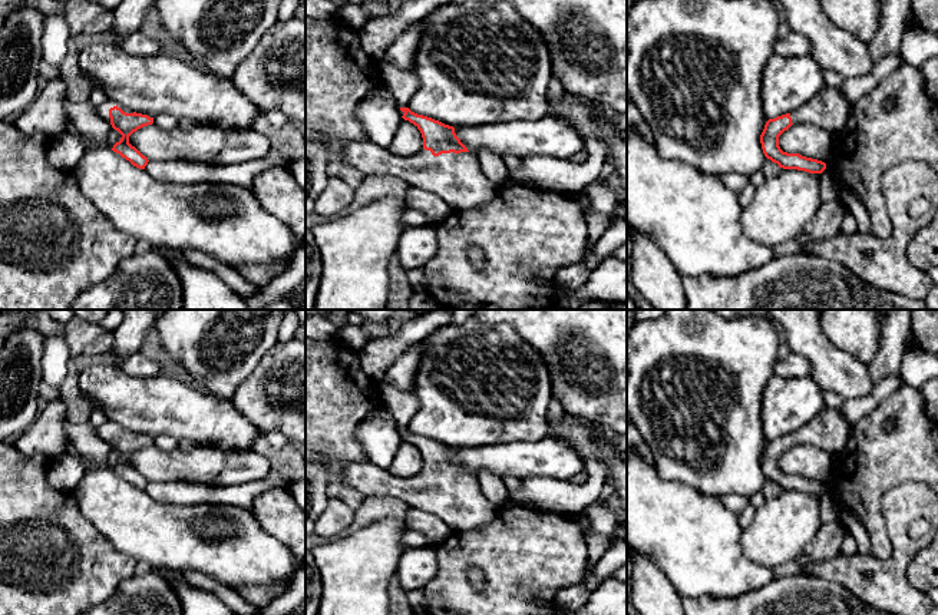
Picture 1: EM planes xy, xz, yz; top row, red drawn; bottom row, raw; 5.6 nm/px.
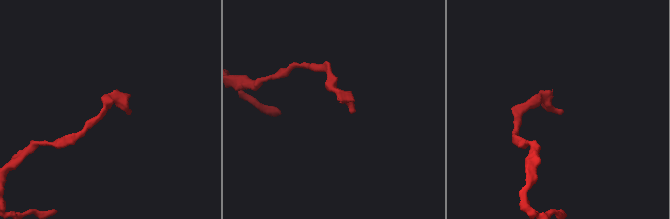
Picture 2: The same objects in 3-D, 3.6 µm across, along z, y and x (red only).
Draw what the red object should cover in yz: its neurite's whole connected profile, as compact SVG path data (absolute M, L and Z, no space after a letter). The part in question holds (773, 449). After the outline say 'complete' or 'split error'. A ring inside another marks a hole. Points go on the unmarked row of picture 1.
M839 407L823 410L792 434L769 440L760 456L763 475L767 480L783 490L797 490L809 495L822 495L826 485L818 480L806 479L799 475L783 473L779 467L779 457L792 446L812 444L823 449L830 456L838 454L849 437L849 423L842 416Z | split error

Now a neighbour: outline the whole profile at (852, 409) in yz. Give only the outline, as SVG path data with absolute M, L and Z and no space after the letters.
M891 376L873 386L872 391L861 399L843 399L839 410L849 426L868 416L885 397L904 386L901 376Z

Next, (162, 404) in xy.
M98 363L80 370L77 386L80 394L93 407L100 407L108 420L151 439L168 434L179 443L191 440L196 446L237 452L251 450L260 434L260 430L235 409L231 399L205 394L168 374L142 378L122 371L116 364Z

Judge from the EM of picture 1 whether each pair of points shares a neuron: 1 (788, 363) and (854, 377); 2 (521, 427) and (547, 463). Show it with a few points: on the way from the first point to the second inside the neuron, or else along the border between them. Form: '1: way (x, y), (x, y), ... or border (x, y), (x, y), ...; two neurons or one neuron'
1: border (792, 351), (809, 363), (811, 376); two neurons
2: border (550, 435), (535, 440), (501, 440), (498, 443); two neurons

